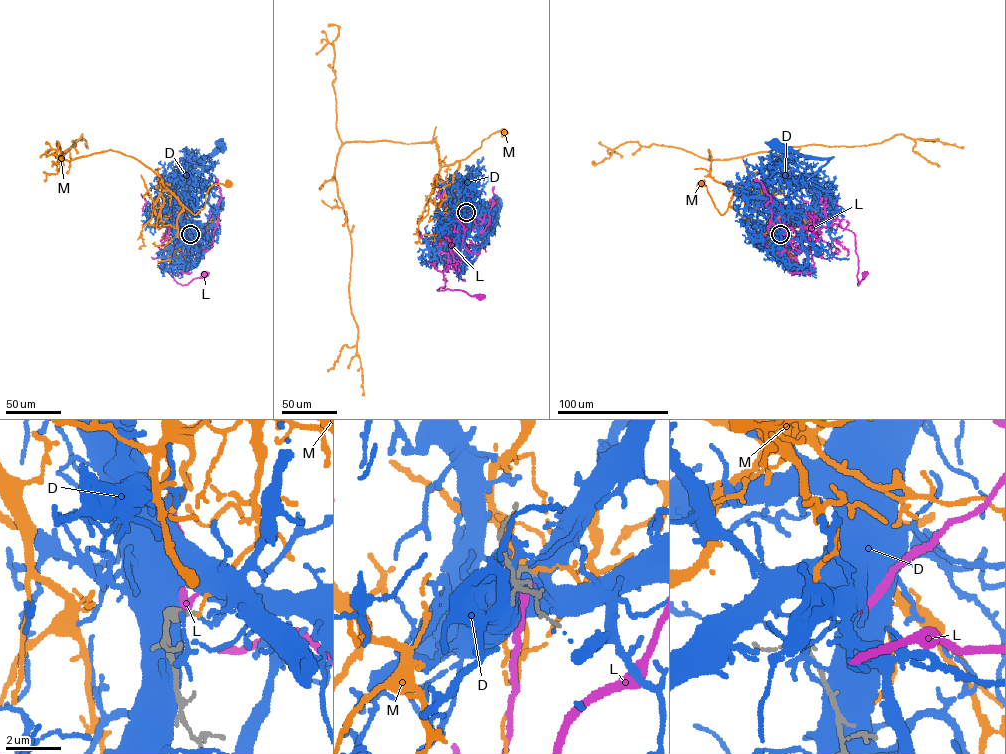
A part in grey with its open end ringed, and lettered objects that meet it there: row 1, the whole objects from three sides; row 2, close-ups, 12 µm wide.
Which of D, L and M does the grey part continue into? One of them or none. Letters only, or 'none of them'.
L

